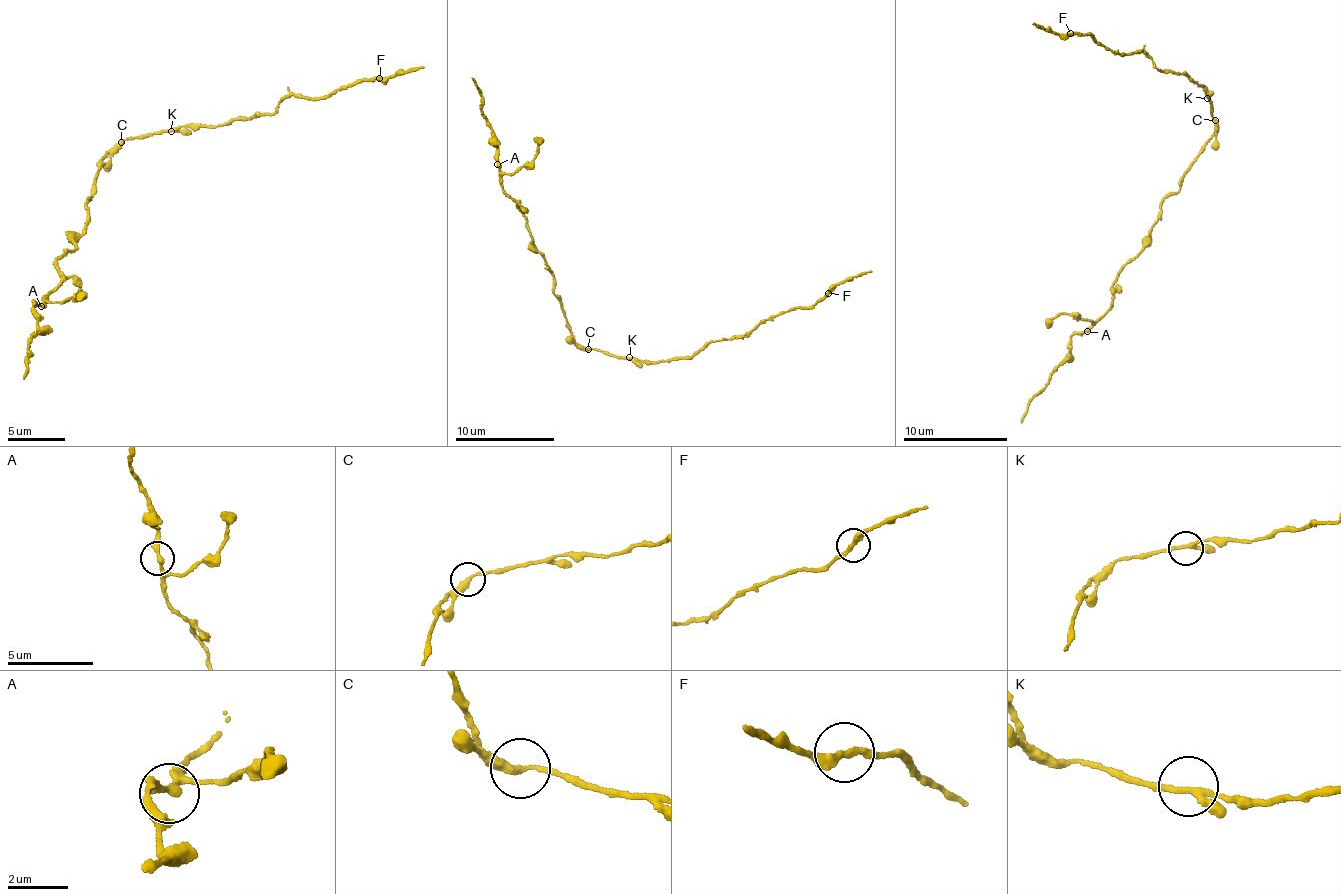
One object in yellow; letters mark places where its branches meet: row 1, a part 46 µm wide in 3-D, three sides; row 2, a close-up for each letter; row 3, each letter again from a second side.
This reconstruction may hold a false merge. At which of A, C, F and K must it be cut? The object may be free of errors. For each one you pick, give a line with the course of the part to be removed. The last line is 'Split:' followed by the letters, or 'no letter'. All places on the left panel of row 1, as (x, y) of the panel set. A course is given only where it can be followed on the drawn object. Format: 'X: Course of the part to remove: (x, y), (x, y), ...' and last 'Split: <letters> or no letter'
Split: no letter

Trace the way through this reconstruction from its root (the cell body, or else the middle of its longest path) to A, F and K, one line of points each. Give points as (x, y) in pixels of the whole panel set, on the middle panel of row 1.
A: (577, 342), (552, 287), (553, 271), (535, 250), (524, 215), (516, 201), (505, 192), (497, 164)
F: (577, 342), (639, 363), (677, 360), (694, 356), (708, 342), (751, 333), (786, 311), (815, 306), (828, 292)
K: (577, 342), (616, 357), (629, 357)

